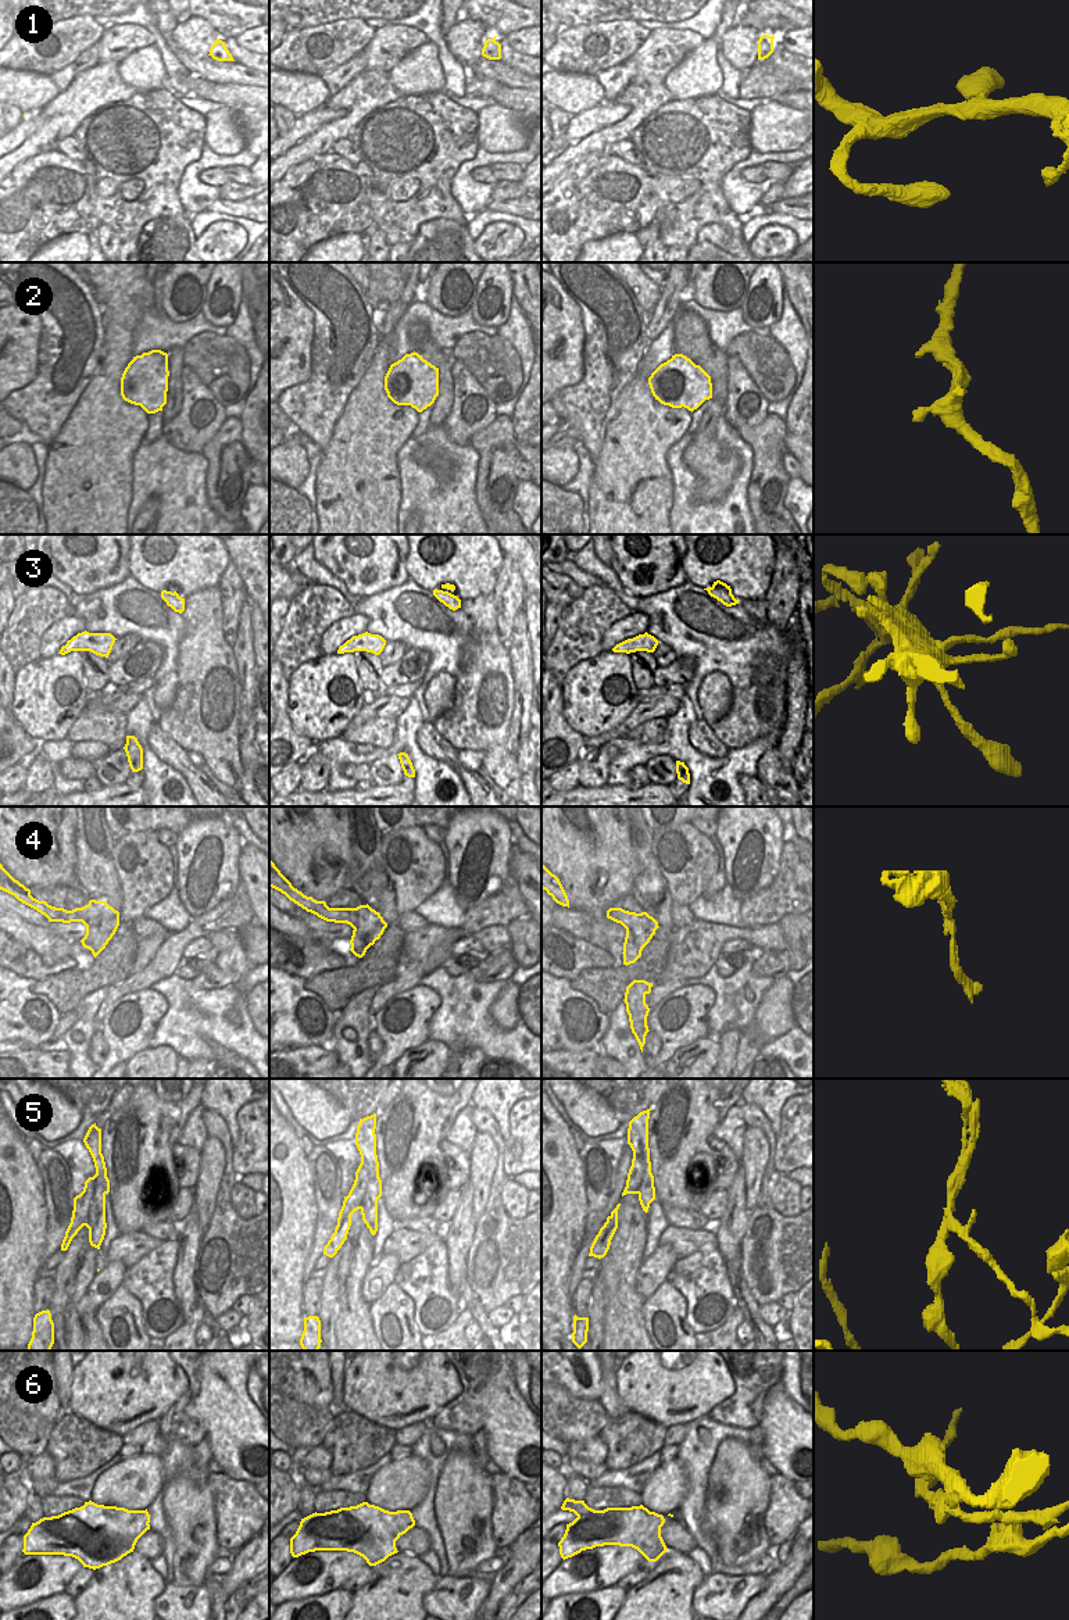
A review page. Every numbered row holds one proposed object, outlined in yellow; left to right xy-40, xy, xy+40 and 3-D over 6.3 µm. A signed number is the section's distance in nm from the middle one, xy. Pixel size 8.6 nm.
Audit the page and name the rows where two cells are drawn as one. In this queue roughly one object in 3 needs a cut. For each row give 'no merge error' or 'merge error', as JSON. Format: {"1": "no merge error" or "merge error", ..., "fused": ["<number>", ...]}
{"1": "no merge error", "2": "merge error", "3": "merge error", "4": "merge error", "5": "merge error", "6": "merge error", "fused": ["2", "3", "4", "5", "6"]}

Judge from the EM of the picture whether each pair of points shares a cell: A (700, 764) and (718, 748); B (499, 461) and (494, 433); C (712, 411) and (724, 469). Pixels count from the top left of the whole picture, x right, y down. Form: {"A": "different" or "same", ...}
{"A": "different", "B": "same", "C": "same"}

